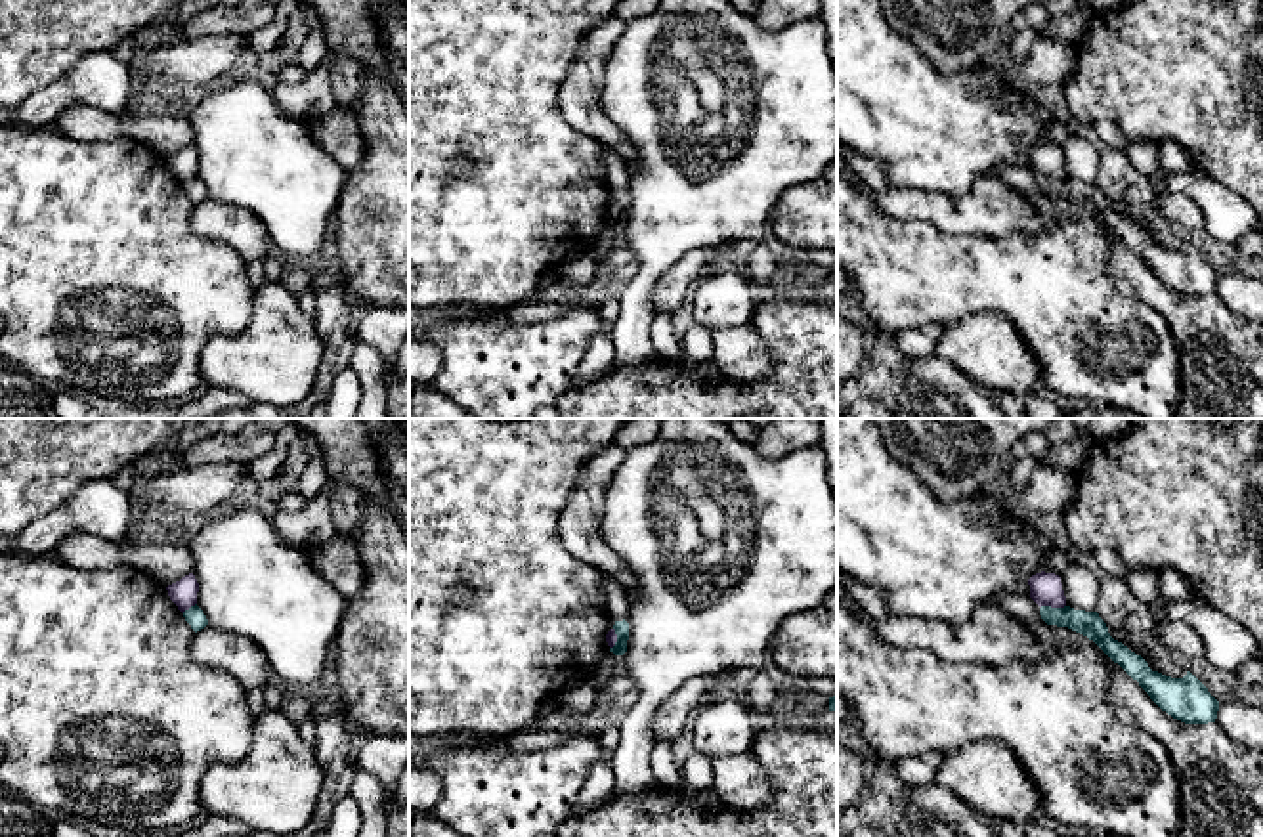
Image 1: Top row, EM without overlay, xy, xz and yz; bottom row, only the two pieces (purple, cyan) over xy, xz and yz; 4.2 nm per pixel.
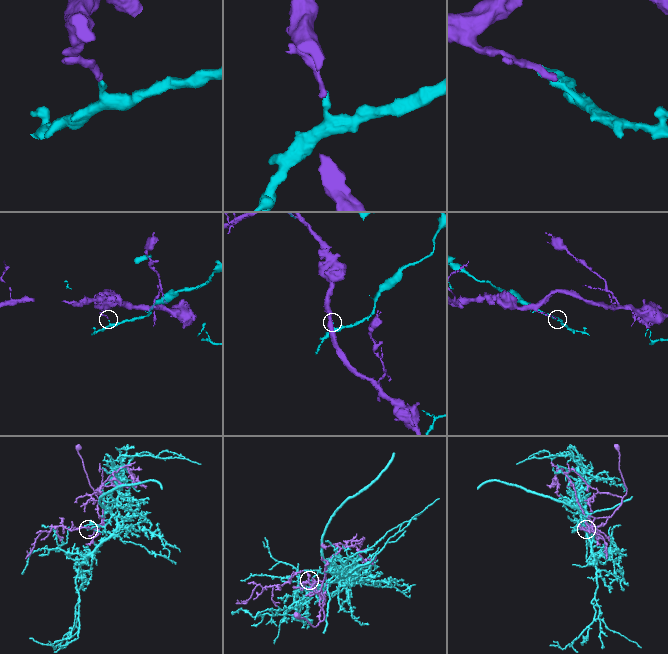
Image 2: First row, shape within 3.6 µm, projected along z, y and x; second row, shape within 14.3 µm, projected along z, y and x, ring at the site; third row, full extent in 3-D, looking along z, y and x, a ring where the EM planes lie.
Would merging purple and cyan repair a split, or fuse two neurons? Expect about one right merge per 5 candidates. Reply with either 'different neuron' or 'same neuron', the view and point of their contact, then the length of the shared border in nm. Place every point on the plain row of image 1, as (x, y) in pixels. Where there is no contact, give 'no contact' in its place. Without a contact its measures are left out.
different neuron; contact yz (1051, 178); length 110 nm

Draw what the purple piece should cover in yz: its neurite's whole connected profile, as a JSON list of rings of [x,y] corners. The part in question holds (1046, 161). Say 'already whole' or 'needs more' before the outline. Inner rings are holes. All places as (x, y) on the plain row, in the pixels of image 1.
already whole | [[[1036,145],[1028,151],[1030,157],[1030,170],[1041,180],[1064,180],[1066,168],[1062,162],[1061,149],[1055,145]]]

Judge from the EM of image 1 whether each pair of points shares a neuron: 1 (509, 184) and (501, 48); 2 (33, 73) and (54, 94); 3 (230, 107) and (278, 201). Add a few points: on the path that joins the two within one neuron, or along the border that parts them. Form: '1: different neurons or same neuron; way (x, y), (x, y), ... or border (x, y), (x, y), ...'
1: same neuron; way (509, 150), (509, 123), (501, 109), (501, 83)
2: different neurons; border (83, 58), (60, 79), (35, 90), (20, 106)
3: same neuron; way (237, 130), (243, 142), (278, 178)

